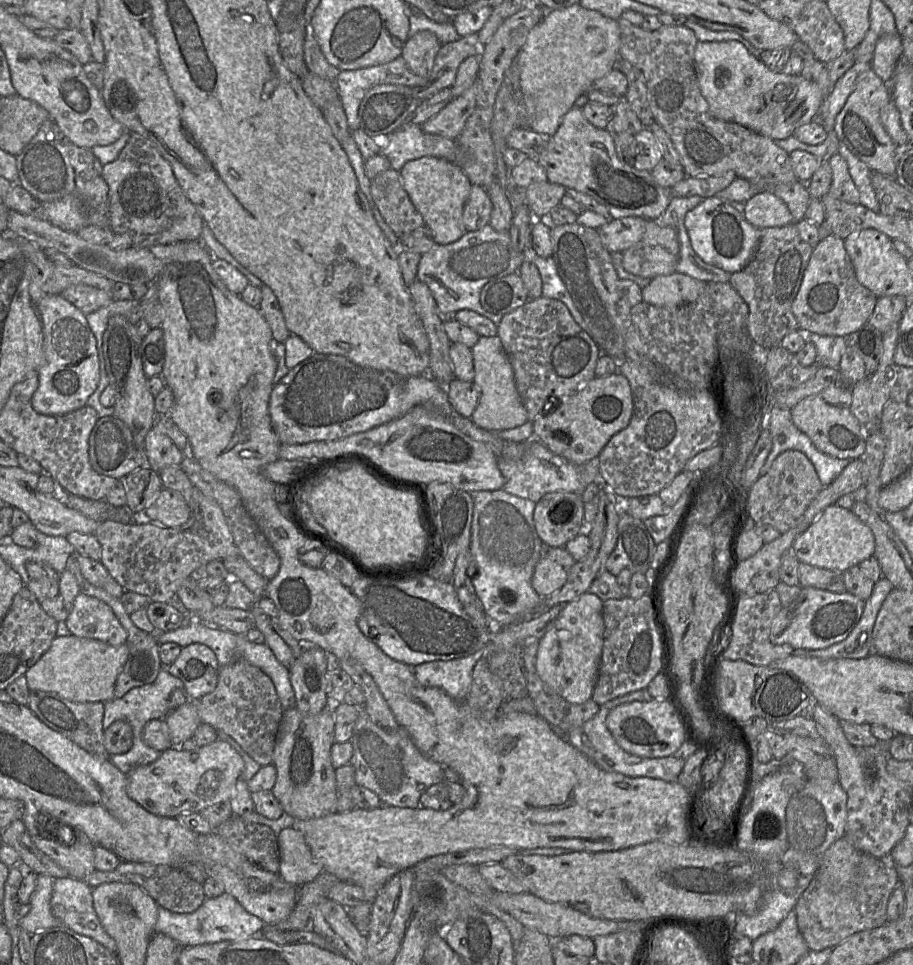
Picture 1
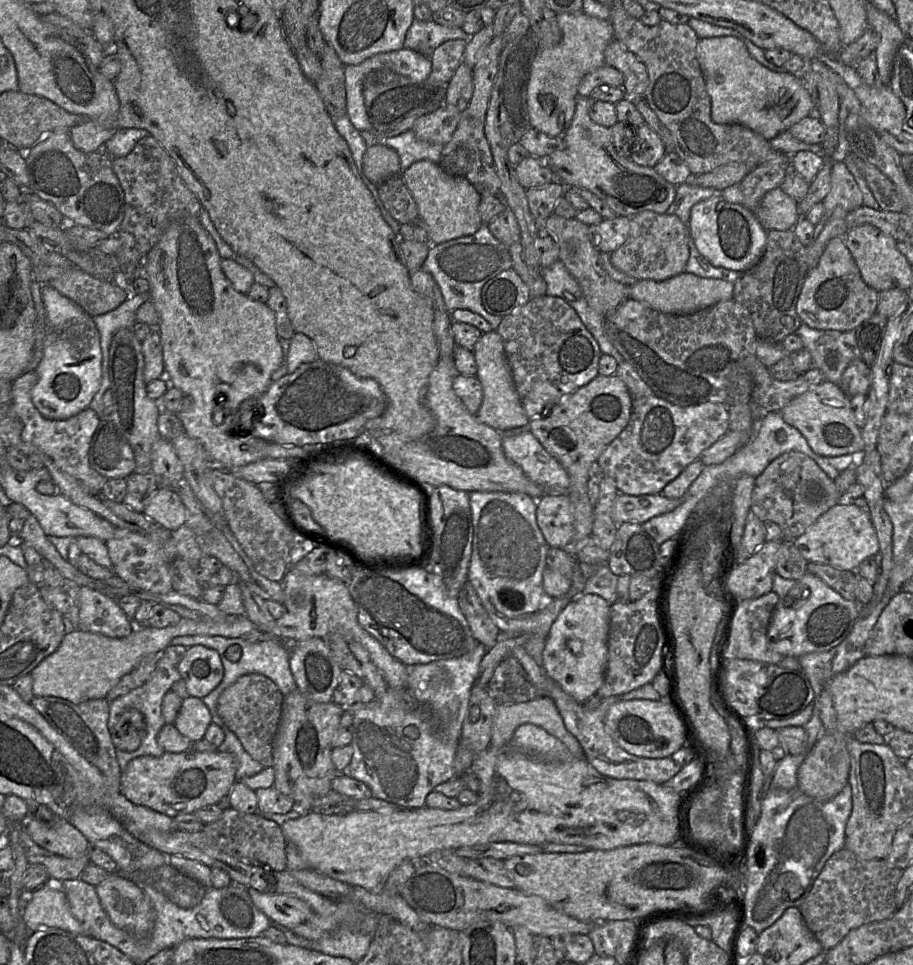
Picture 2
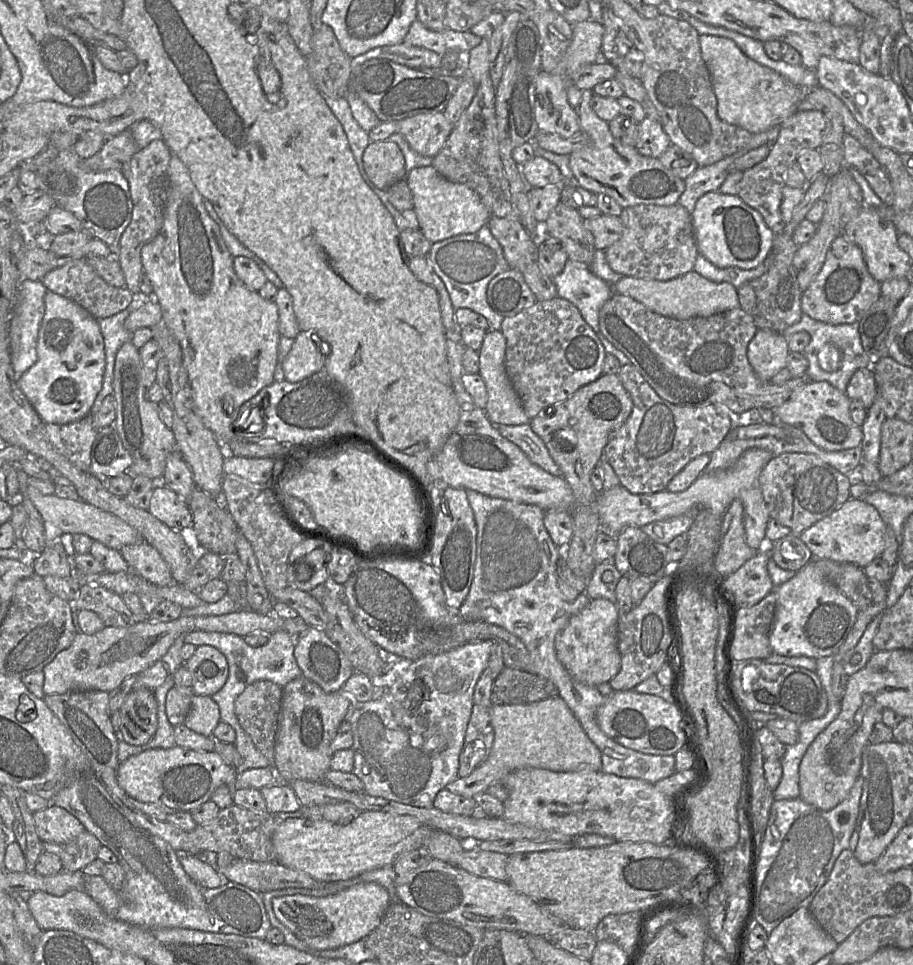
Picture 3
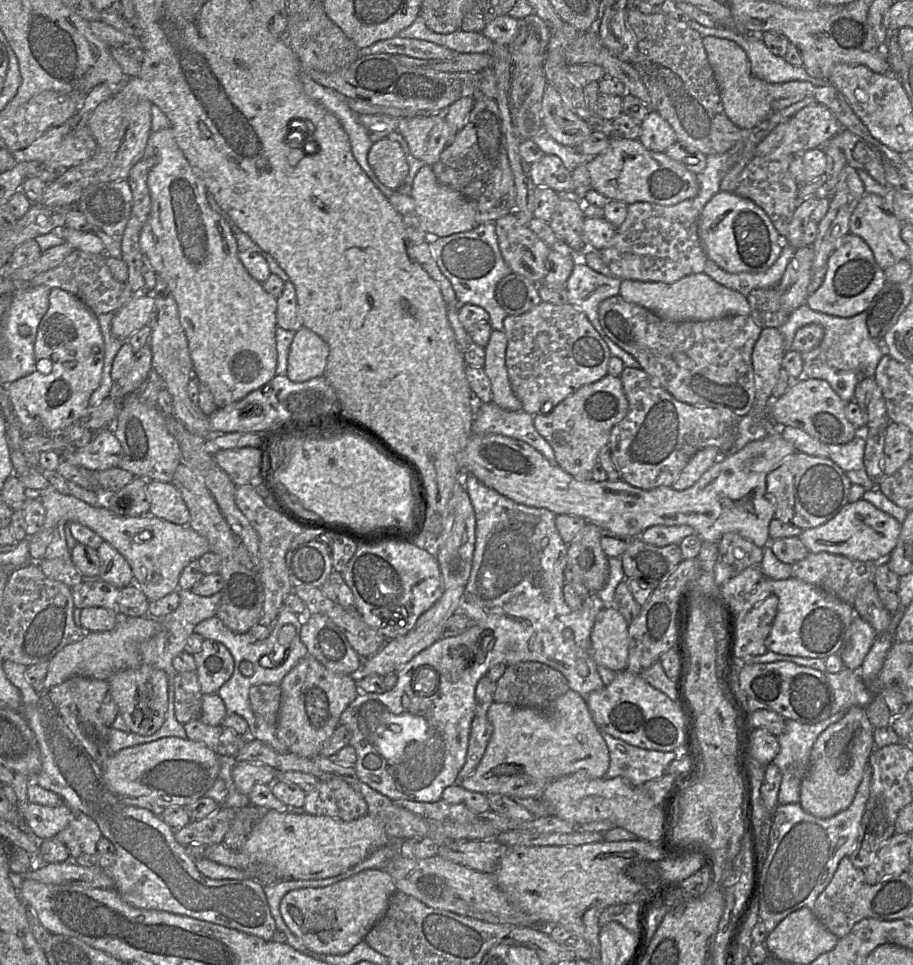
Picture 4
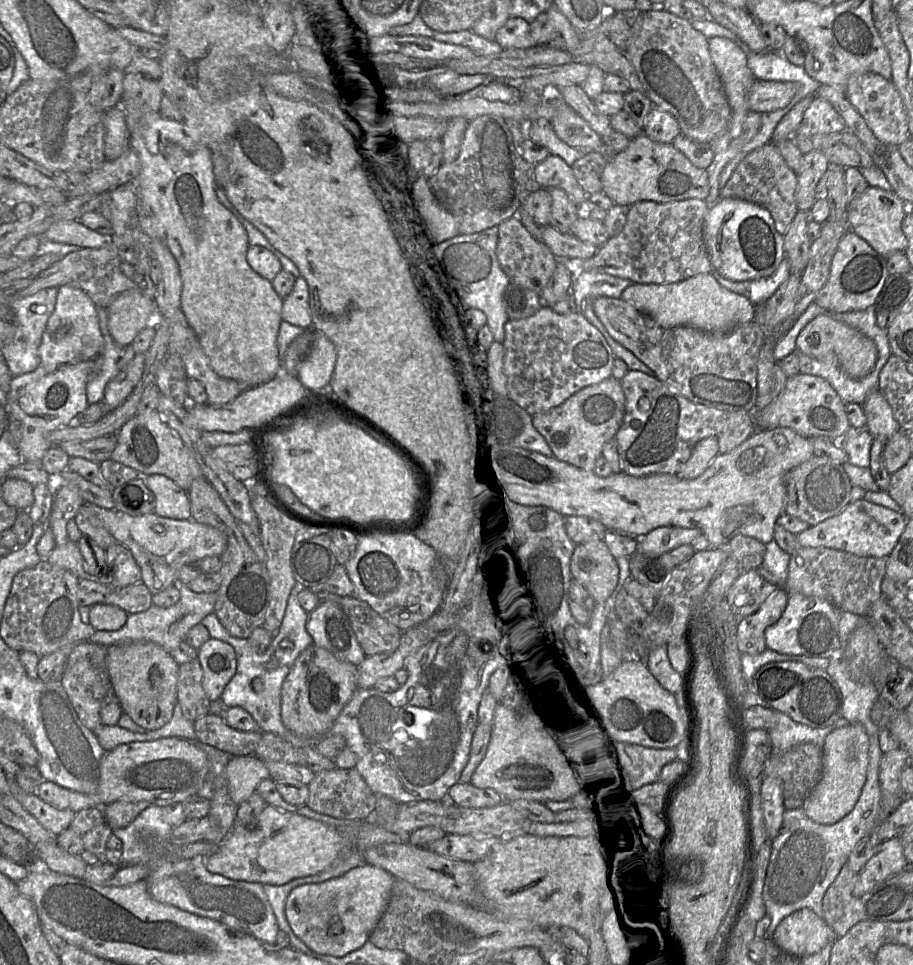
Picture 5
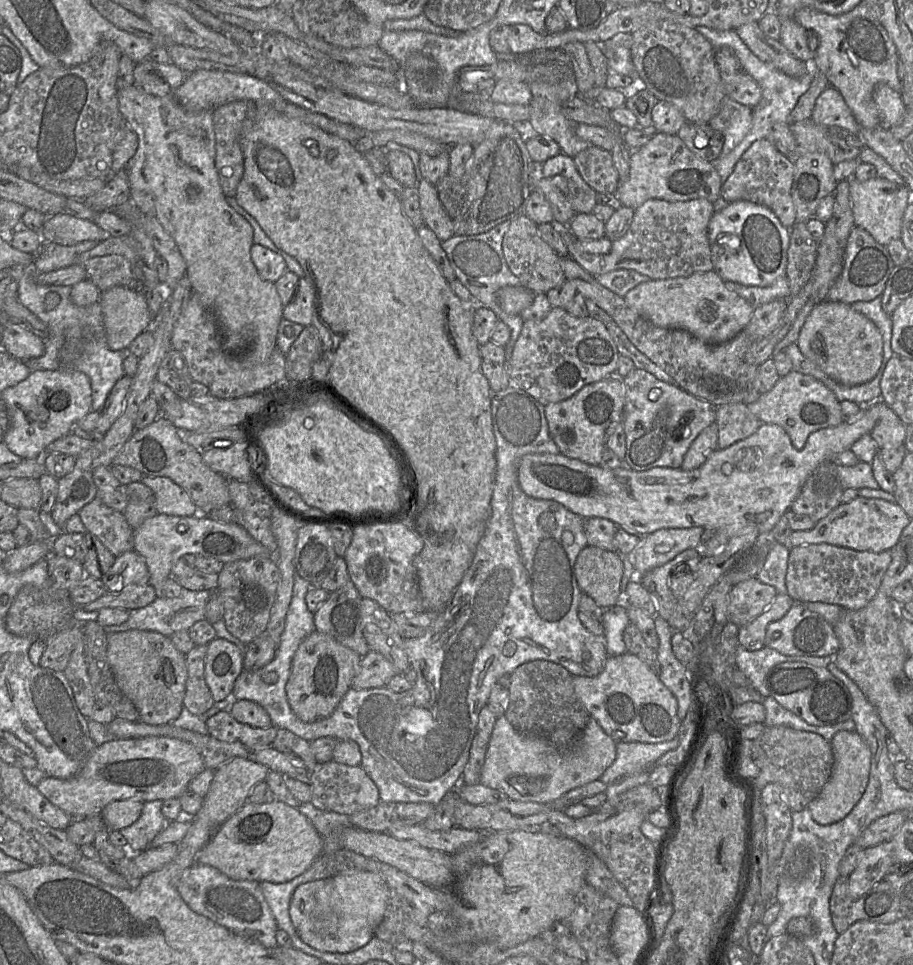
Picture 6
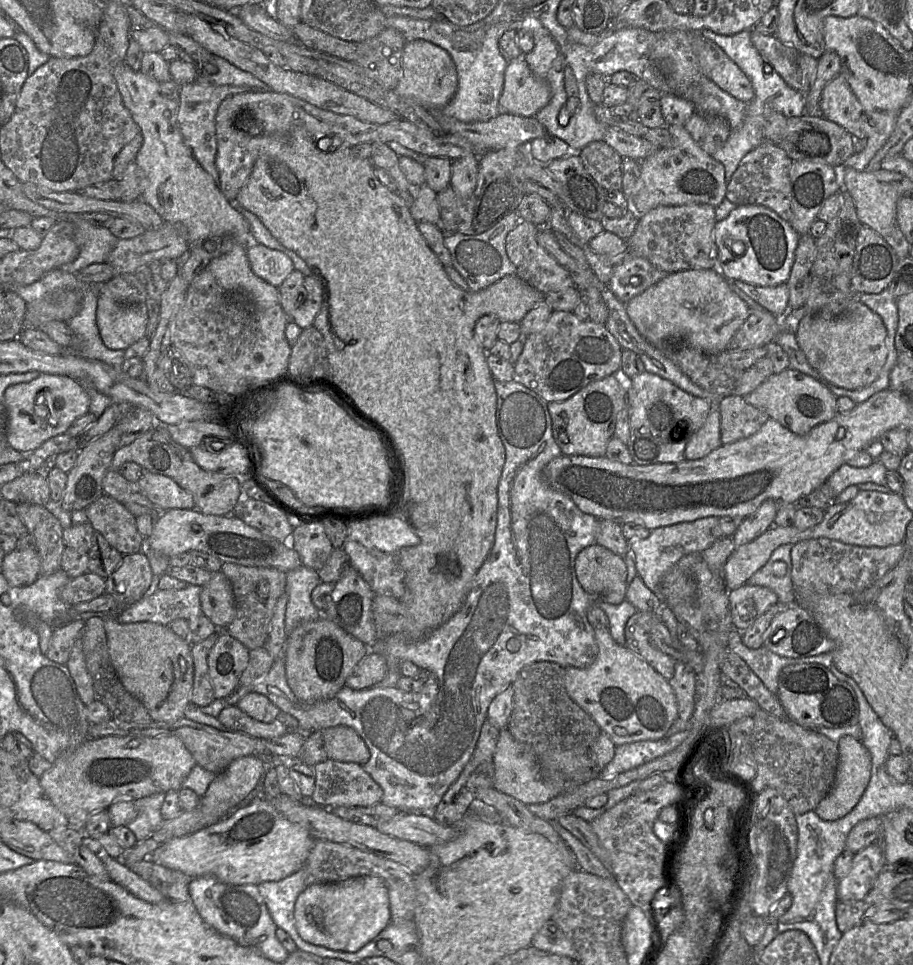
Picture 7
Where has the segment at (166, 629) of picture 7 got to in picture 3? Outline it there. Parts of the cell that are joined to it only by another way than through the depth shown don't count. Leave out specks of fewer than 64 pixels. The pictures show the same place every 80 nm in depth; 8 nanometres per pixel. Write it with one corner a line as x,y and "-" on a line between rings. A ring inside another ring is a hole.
146,688
131,690
120,709
118,737
124,742
141,746
147,743
157,729
157,702

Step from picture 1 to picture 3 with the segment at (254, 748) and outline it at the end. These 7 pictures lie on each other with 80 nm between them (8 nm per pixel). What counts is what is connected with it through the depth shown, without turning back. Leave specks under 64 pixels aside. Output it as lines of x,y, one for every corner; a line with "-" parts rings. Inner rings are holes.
259,680
249,684
235,700
235,715
239,725
250,736
256,749
267,758
269,763
268,767
273,767
274,765
274,743
280,720
281,703
282,688
268,680

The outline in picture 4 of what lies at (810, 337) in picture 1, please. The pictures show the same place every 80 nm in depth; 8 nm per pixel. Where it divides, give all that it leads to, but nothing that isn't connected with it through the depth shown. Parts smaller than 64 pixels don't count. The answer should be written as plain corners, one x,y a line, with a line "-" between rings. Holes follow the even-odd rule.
807,304
799,306
788,317
787,321
778,329
784,338
784,350
791,350
792,342
796,331
807,324
818,324
824,329
824,336
821,343
811,351
800,352
803,359
803,377
826,380
832,389
846,403
854,400
856,385
864,378
874,377
877,365
886,354
884,349
884,339
882,345
874,341
868,331
866,323
866,310
852,317
840,317
823,312
812,310

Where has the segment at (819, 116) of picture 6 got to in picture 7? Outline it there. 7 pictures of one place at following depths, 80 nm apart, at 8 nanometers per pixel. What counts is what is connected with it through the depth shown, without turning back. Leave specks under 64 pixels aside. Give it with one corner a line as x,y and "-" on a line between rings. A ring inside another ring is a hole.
842,74
823,89
819,111
826,119
839,124
855,138
868,136
868,117

